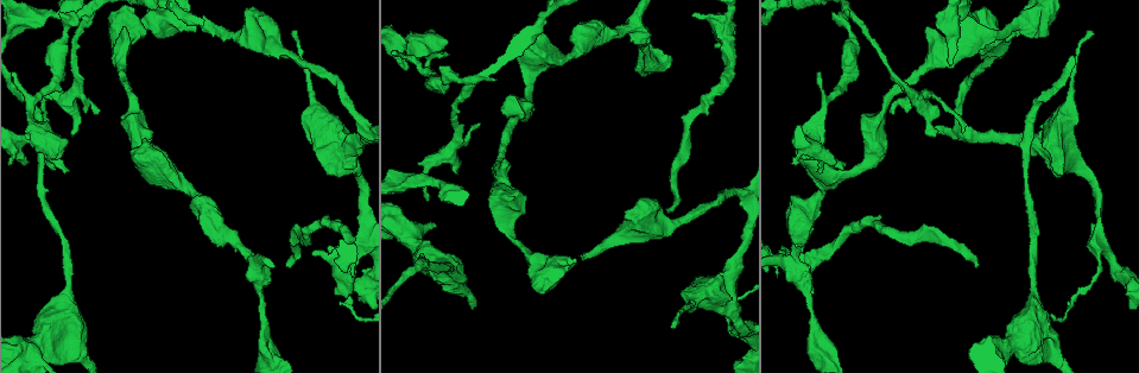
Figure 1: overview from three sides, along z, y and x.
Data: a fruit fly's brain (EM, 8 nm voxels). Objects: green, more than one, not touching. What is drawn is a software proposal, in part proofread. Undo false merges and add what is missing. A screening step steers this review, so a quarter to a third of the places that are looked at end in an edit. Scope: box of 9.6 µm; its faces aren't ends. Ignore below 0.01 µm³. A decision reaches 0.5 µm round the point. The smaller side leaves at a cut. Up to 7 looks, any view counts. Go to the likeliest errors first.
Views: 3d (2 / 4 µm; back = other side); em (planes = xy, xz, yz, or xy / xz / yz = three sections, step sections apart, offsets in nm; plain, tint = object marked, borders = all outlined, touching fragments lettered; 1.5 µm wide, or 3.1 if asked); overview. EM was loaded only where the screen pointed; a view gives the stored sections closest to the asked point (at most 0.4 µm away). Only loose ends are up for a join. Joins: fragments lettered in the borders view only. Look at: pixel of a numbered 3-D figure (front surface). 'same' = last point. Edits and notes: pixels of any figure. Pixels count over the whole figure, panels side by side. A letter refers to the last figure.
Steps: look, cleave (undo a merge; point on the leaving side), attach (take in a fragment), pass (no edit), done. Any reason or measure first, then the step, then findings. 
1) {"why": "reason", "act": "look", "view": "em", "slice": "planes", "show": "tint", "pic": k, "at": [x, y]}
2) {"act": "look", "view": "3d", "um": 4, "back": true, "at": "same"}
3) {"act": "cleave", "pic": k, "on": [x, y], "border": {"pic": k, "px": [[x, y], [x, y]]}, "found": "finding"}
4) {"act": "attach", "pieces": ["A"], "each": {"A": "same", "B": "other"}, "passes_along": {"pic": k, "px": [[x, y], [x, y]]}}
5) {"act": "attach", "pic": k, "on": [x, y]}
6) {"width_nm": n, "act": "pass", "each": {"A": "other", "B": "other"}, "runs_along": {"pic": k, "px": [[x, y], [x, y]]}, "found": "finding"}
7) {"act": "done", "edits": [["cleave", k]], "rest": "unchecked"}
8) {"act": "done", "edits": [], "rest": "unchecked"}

{"why": "an open end", "act": "look", "view": "3d", "um": 4, "back": true, "pic": 1, "at": [290, 265]}

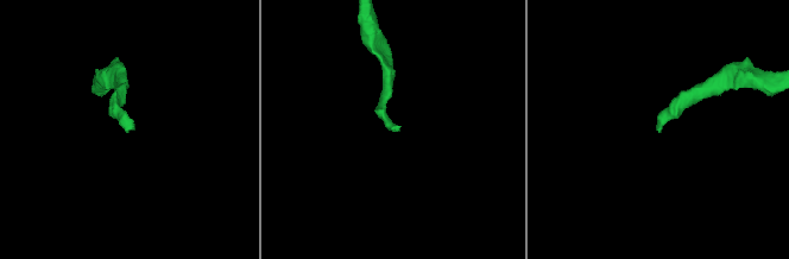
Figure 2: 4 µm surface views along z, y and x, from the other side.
{"act": "look", "view": "em", "slice": "yz", "step": 4, "show": "borders", "pic": 2, "at": [659, 132]}

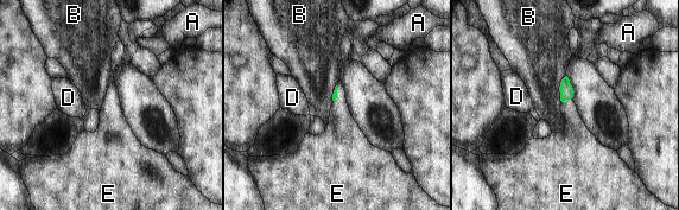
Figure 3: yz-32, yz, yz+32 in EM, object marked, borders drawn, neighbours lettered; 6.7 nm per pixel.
{"why": "cut it another way", "act": "look", "view": "em", "slice": "xz", "step": 4, "show": "borders", "at": "same"}

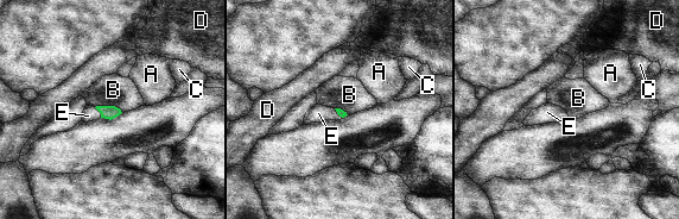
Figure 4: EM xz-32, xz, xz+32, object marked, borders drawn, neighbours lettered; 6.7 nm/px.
{"act": "attach", "pieces": ["E"], "each": {"A": "other", "B": "other", "C": "other", "D": "other", "E": "same"}, "passes_along": {"pic": 4, "px": [[108, 112], [99, 111], [90, 113]]}, "found": "it goes on there"}

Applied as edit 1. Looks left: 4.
{"act": "look", "view": "overview"}

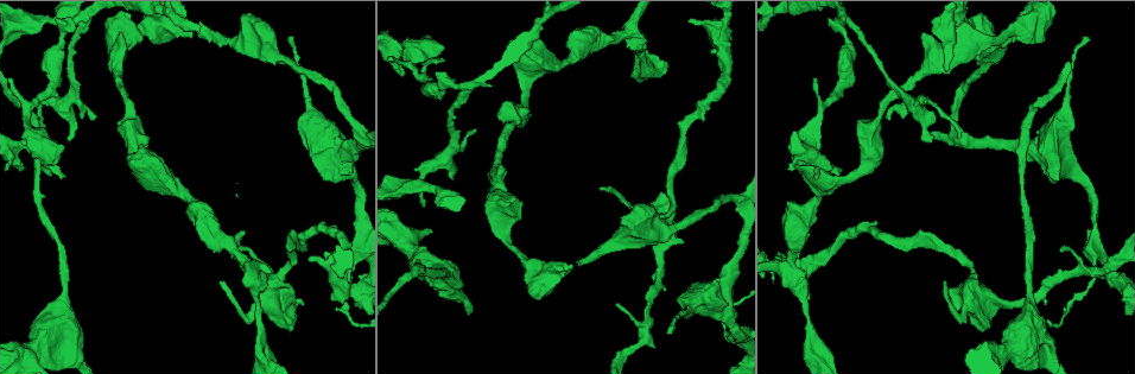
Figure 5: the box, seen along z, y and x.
{"why": "thick end", "act": "look", "view": "3d", "um": 2, "pic": 5, "at": [923, 34]}

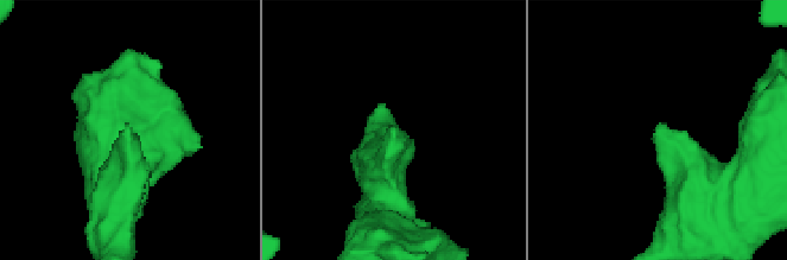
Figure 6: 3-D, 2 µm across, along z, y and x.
{"why": "need the tissue", "act": "look", "view": "em", "slice": "yz", "step": 4, "show": "borders", "pic": 6, "at": [125, 123]}

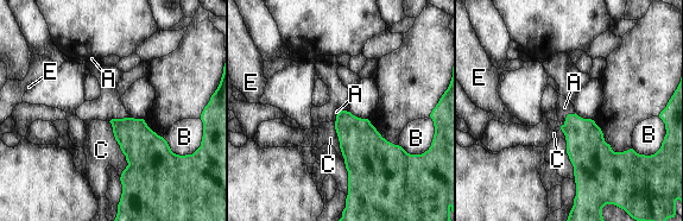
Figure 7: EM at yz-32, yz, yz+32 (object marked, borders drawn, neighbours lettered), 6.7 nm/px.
{"act": "attach", "pieces": ["A"], "each": {"A": "same", "B": "other", "C": "other", "E": "other"}, "passes_along": {"pic": 7, "px": [[586, 146], [567, 117], [564, 107]]}, "found": "the neuron continues"}

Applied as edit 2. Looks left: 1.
{"act": "done", "edits": [["attach", 4], ["attach", 7]], "rest": "unchecked"}

